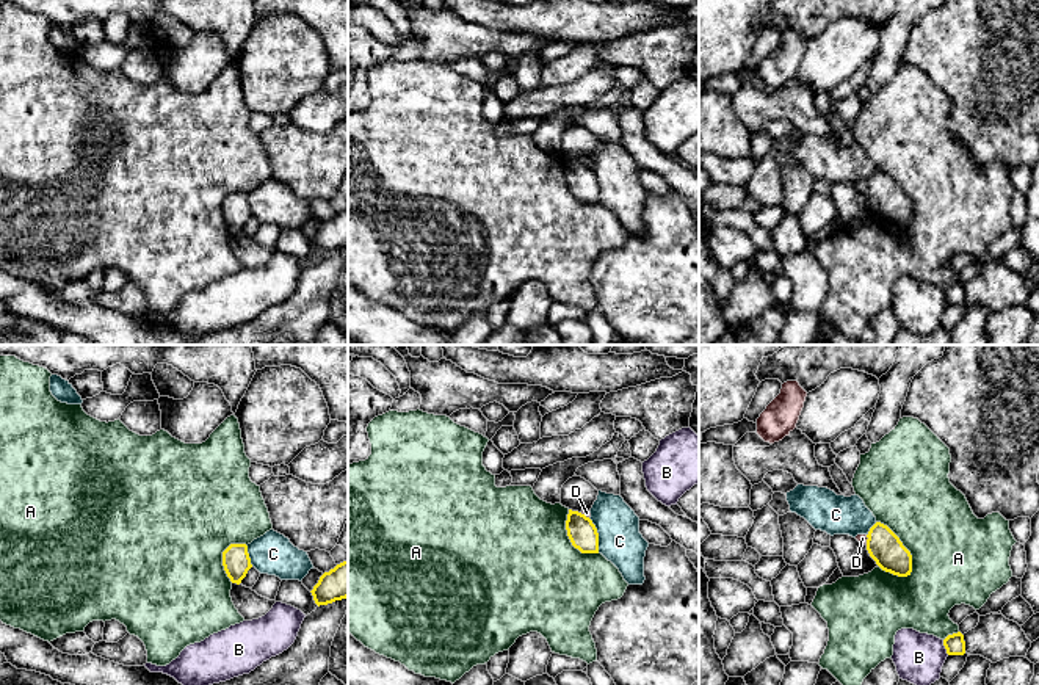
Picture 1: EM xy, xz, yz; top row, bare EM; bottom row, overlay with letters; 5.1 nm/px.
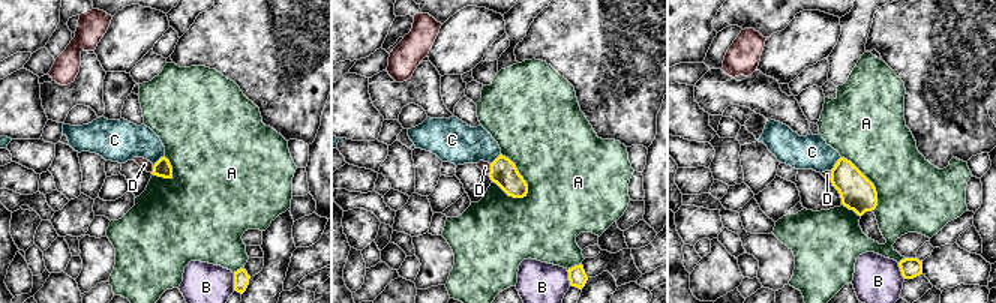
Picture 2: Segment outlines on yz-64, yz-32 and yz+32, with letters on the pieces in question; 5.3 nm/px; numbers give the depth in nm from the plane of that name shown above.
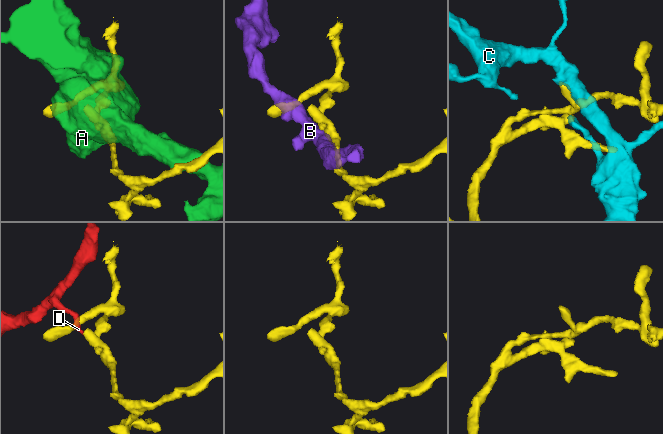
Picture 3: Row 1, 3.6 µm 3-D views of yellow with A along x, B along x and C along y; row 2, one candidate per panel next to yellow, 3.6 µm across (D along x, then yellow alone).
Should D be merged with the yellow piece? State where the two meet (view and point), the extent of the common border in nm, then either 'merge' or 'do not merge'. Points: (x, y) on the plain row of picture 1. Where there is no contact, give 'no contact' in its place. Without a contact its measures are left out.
contact yz (867, 188); length 60 nm; do not merge

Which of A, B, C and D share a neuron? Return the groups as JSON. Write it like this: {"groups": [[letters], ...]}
{"groups": [["A"], ["B"], ["C"], ["D"]]}

